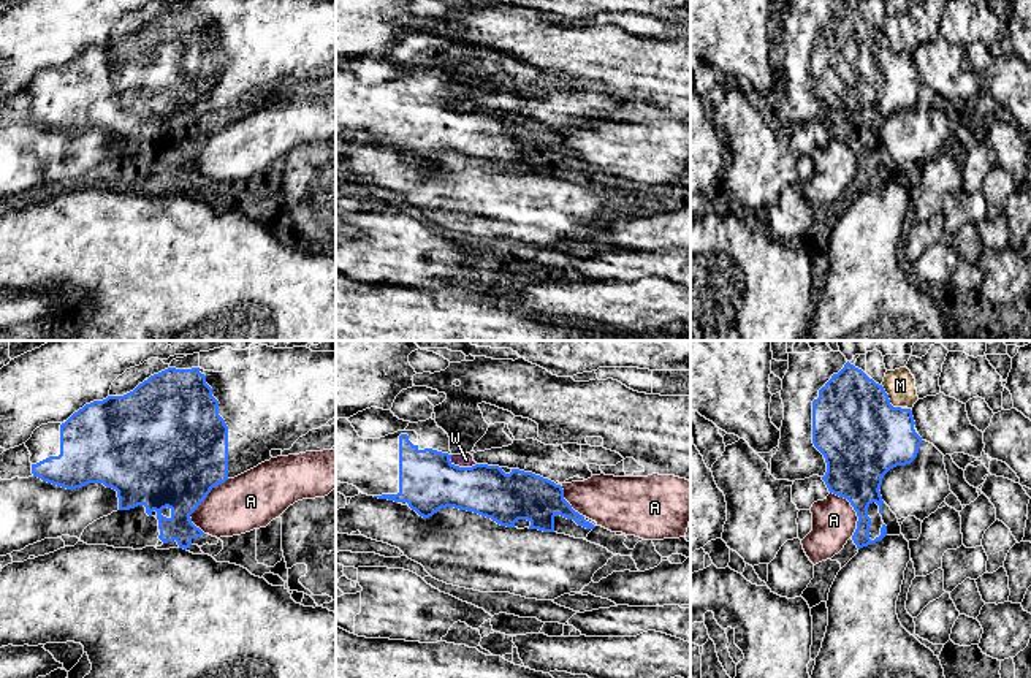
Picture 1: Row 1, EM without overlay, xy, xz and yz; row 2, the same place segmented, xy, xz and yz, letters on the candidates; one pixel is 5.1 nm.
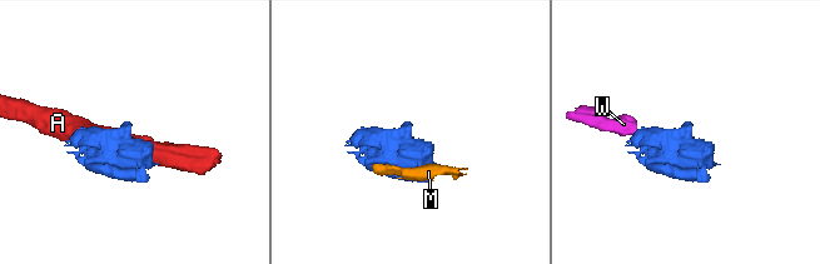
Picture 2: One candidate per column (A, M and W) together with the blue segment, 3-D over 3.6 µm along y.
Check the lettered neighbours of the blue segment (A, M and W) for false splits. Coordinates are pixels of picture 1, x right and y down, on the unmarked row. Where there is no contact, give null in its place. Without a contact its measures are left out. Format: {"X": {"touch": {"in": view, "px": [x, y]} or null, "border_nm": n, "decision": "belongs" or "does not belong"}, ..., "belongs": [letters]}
{"A": {"touch": {"in": "xy", "px": [201, 146]}, "border_nm": 300, "decision": "does not belong"}, "M": {"touch": {"in": "yz", "px": [889, 45]}, "border_nm": 160, "decision": "does not belong"}, "W": {"touch": {"in": "xz", "px": [463, 113]}, "border_nm": 150, "decision": "does not belong"}, "belongs": []}

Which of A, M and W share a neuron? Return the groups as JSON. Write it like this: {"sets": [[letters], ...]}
{"sets": [["A"], ["M"], ["W"]]}

